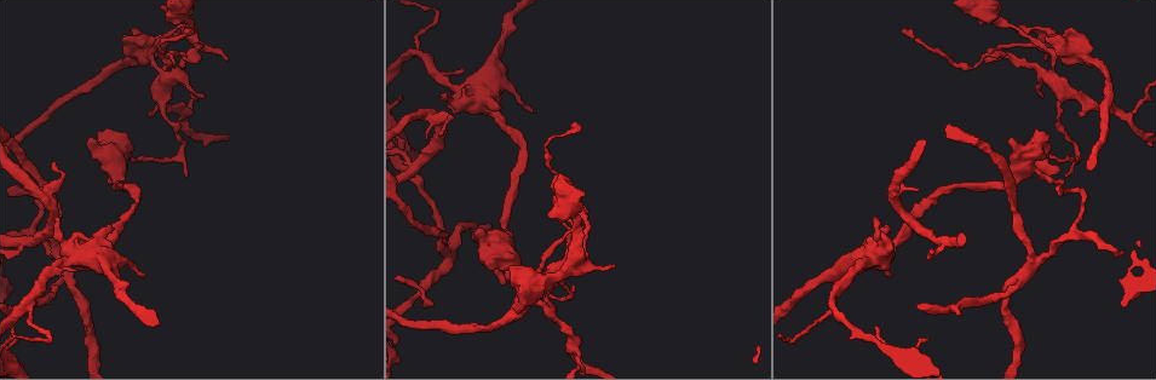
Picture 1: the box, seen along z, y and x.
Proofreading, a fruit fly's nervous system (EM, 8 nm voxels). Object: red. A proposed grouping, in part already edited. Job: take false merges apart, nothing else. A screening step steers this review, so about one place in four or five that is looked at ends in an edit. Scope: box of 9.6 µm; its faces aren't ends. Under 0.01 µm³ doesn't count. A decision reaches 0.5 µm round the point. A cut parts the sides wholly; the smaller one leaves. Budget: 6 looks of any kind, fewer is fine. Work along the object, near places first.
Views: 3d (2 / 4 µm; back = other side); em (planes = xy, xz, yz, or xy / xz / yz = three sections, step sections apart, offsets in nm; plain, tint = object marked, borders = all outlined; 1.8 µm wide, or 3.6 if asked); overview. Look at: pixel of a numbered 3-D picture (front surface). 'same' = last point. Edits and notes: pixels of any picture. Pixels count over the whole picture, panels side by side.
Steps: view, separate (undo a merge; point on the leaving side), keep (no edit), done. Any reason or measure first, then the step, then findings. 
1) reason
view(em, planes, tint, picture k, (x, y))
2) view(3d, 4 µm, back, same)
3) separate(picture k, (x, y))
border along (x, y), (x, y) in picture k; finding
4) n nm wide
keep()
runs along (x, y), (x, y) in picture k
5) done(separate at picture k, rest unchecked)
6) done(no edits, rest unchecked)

looks like a crossing
view(3d, 4 µm, back, picture 1, (476, 90))

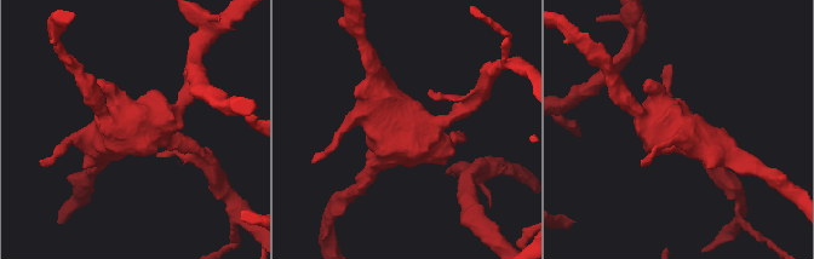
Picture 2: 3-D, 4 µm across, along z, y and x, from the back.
view(em, 3.6 µm, xy, step 8, tint, picture 2, (139, 132))

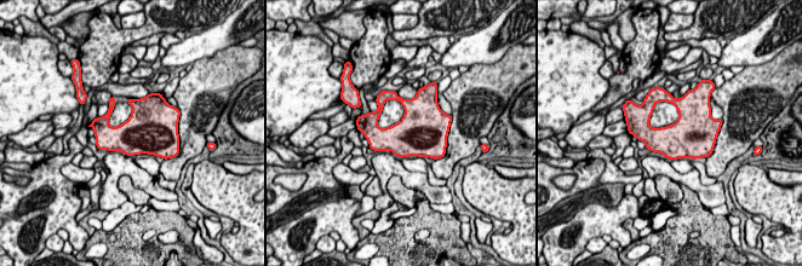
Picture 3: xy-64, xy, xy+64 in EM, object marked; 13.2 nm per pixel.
keep()
one neuron here

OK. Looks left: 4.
a fork
view(em, planes, tint, picture 1, (428, 115))

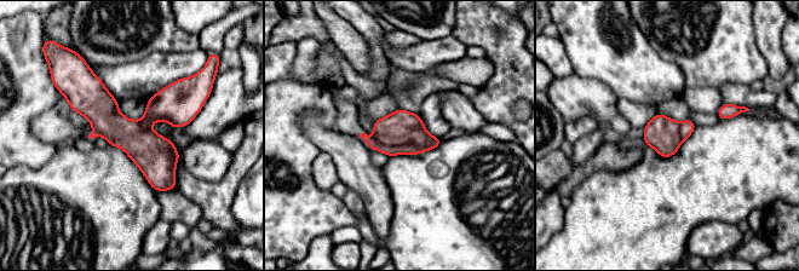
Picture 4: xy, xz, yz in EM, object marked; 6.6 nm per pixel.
keep()
runs along (69, 94), (116, 126), (190, 98) in picture 4; continuous, no second neuron

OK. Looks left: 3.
side arm on a straight run
view(3d, 4 µm, picture 1, (441, 250))

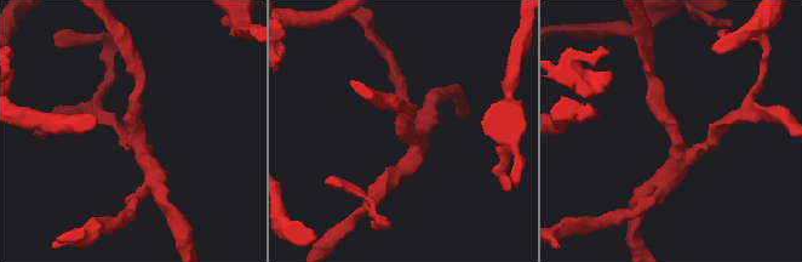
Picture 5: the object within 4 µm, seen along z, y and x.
view(em, planes, tint, picture 5, (676, 145))

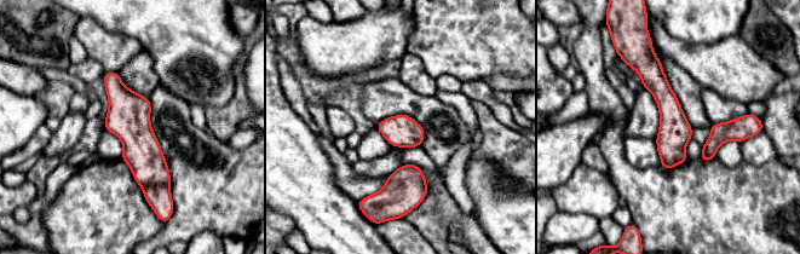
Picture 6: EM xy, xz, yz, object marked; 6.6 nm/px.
220 nm wide
keep()
runs along (107, 75), (128, 111), (155, 195) in picture 6; all the same neuron

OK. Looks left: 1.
done(no edits, rest unchecked)

